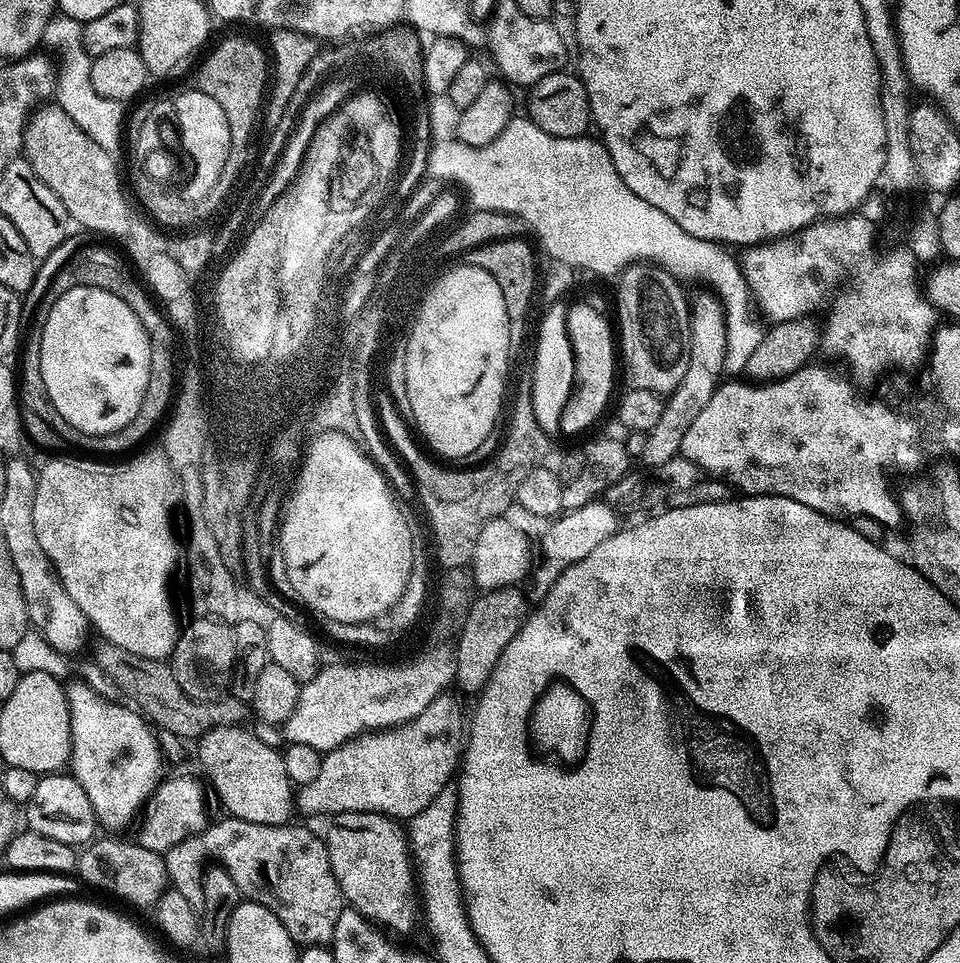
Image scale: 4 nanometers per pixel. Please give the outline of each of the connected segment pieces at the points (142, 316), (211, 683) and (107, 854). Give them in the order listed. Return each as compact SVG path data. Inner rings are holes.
M84 248L81 252L74 253L53 274L52 281L49 282L44 296L45 301L51 302L57 300L62 294L66 294L66 290L81 288L84 284L91 284L98 290L106 290L110 294L122 298L122 302L126 302L126 306L130 306L130 310L134 310L138 322L142 322L144 329L151 330L152 336L156 336L156 344L160 344L160 332L164 332L164 326L168 320L160 324L166 318L165 313L152 305L152 302L154 303L153 297L146 291L145 285L139 279L137 280L128 273L127 266L114 253L107 252L104 248Z
M207 618L189 619L188 625L183 625L180 638L176 642L176 649L170 657L170 667L178 678L178 686L182 686L184 693L195 700L218 700L231 689L232 674L236 671L236 630L231 623L223 620L209 620Z
M93 839L83 845L76 854L75 875L92 888L105 884L112 892L117 892L124 900L144 908L155 905L169 883L168 865L165 857L154 850L146 850L139 842L128 840Z

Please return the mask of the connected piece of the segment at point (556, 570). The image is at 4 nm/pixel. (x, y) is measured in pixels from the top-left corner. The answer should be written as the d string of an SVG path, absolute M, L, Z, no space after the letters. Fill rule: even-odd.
M595 500L588 503L578 510L563 513L556 519L553 519L547 528L546 534L541 536L538 547L539 560L531 569L530 581L532 580L533 601L539 602L546 598L555 582L570 566L586 558L591 550L600 546L602 542L612 537L616 531L619 531L620 522L615 510L604 500ZM540 554L542 556L540 560Z

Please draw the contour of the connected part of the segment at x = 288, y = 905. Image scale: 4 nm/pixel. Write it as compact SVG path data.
M223 818L217 824L209 823L203 833L204 848L217 856L219 863L234 878L234 886L238 886L241 897L245 901L261 904L286 926L286 934L297 946L328 946L334 938L334 926L338 922L338 914L346 907L344 896L340 893L338 882L334 878L334 870L330 866L328 845L320 840L308 828L292 828L286 824L255 824L235 818Z

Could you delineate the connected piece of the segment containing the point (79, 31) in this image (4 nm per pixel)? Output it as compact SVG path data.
M63 14L53 15L52 20L46 22L43 43L49 44L52 48L60 48L61 54L64 55L61 60L58 60L58 81L54 93L55 99L60 99L57 100L58 107L66 110L66 114L70 114L70 118L74 118L74 122L78 122L80 129L90 134L90 138L94 138L94 142L98 142L102 150L113 154L119 153L125 105L119 100L102 98L102 94L94 90L90 82L94 57L84 49L84 24Z

